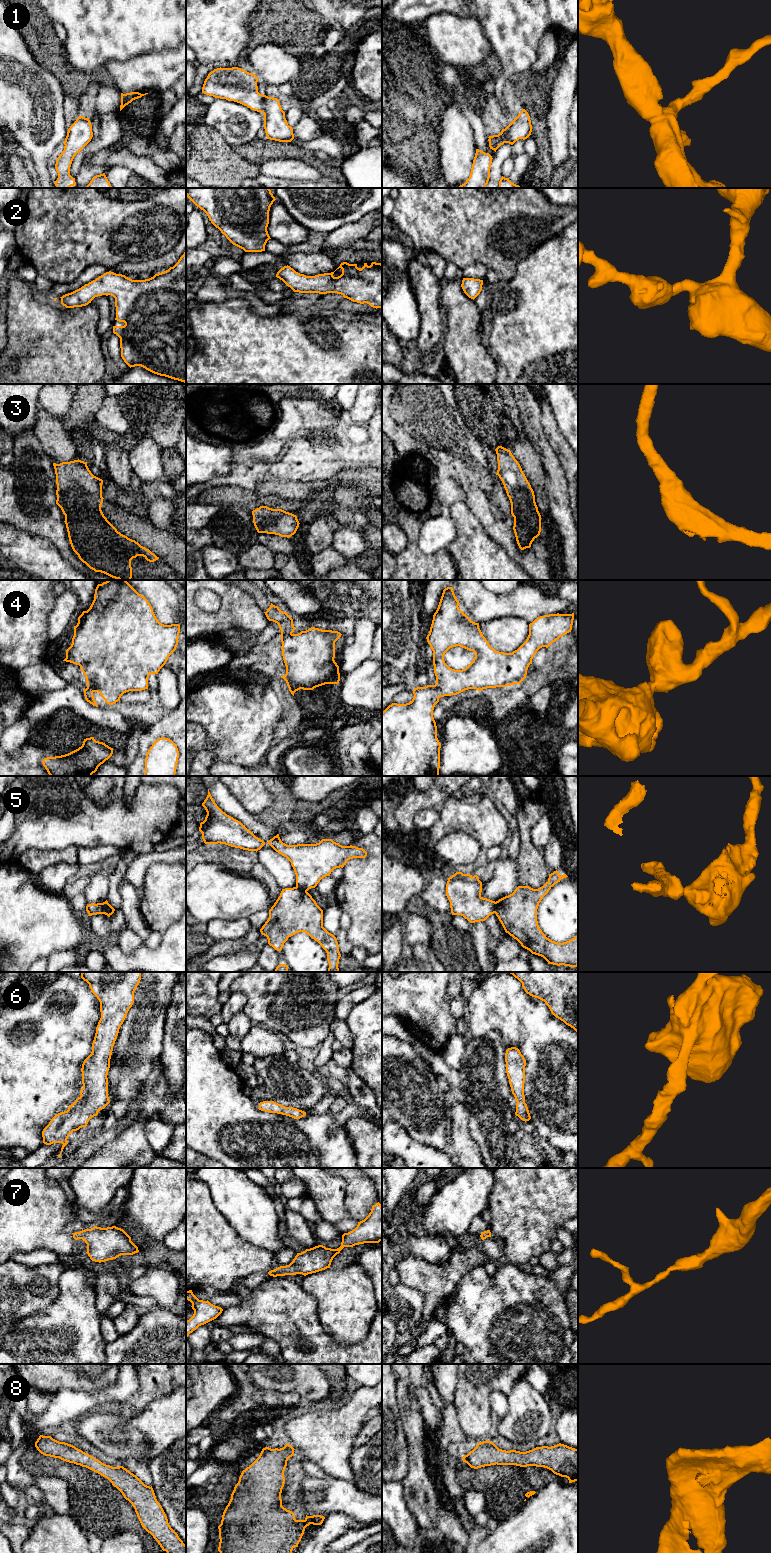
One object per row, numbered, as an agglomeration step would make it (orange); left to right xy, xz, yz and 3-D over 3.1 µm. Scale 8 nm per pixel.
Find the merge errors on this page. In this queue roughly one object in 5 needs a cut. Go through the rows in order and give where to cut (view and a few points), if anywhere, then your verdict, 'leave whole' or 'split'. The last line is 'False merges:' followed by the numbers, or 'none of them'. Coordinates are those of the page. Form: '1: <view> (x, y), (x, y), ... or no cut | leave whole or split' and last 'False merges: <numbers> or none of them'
1: no cut | leave whole
2: no cut | leave whole
3: no cut | leave whole
4: no cut | leave whole
5: xy (103, 902), (104, 909), (109, 915) | split
6: no cut | leave whole
7: no cut | leave whole
8: no cut | leave whole
False merges: 5

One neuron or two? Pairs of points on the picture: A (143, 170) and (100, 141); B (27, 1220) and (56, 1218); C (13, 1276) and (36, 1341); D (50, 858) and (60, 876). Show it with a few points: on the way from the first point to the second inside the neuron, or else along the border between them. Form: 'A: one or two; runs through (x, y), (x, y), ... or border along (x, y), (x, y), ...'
A: two; border along (114, 144), (103, 147), (89, 156)
B: one; runs through (34, 1218), (49, 1218)
C: two; border along (48, 1305), (10, 1323)
D: two; border along (77, 861), (49, 865), (35, 876)

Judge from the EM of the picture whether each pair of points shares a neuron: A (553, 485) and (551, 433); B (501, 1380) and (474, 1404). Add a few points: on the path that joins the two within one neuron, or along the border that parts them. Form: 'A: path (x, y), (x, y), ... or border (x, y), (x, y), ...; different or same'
A: border (543, 425), (546, 438), (563, 468); different
B: path (494, 1383), (480, 1397); same

